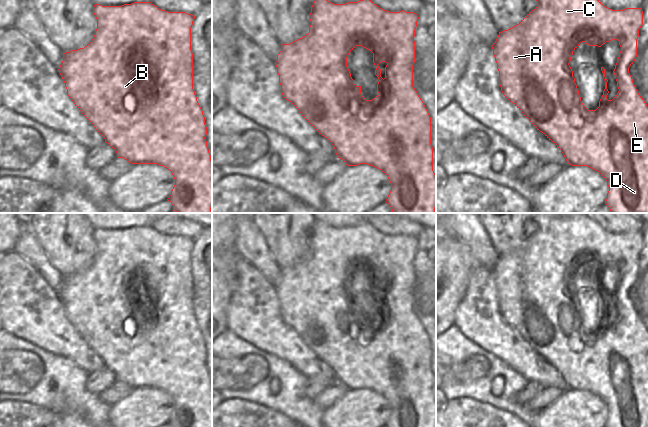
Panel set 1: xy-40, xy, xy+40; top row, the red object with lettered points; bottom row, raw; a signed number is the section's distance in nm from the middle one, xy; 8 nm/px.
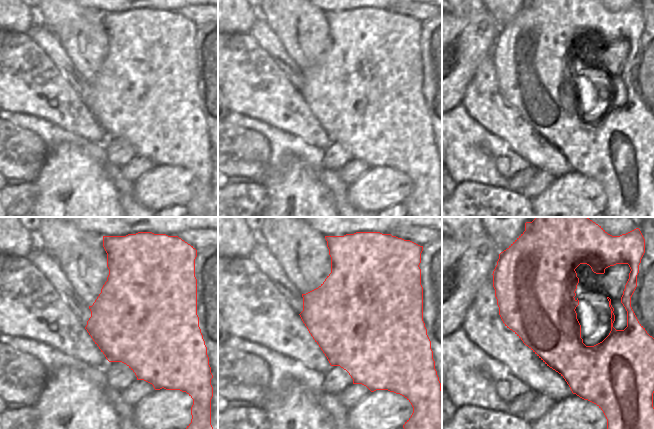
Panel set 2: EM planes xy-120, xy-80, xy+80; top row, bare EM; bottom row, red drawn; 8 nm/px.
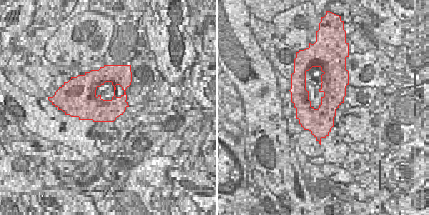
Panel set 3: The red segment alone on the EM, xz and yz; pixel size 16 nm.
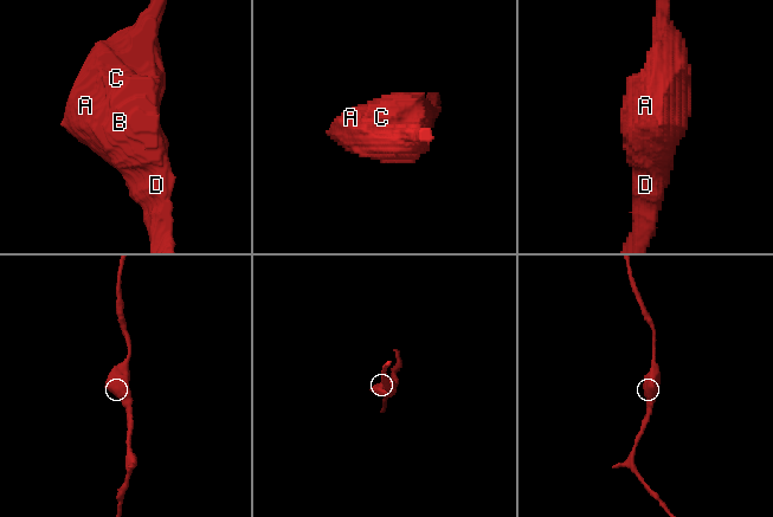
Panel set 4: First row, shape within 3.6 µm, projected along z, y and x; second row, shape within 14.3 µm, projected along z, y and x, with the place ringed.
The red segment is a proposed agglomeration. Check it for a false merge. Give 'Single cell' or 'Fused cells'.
Single cell

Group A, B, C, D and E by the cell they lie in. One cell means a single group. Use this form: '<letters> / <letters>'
A B C D E

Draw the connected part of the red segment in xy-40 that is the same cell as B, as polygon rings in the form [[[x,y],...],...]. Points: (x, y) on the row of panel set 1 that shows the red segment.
[[[134,2],[122,6],[102,6],[95,4],[93,13],[97,19],[97,29],[93,39],[84,47],[63,54],[59,73],[65,83],[67,95],[83,116],[95,127],[105,142],[115,149],[117,158],[124,158],[132,164],[158,164],[171,171],[175,185],[167,199],[177,213],[211,213],[212,208],[212,160],[205,139],[207,127],[203,111],[193,89],[193,53],[191,51],[191,27],[195,16],[186,12],[168,12],[151,2]]]

